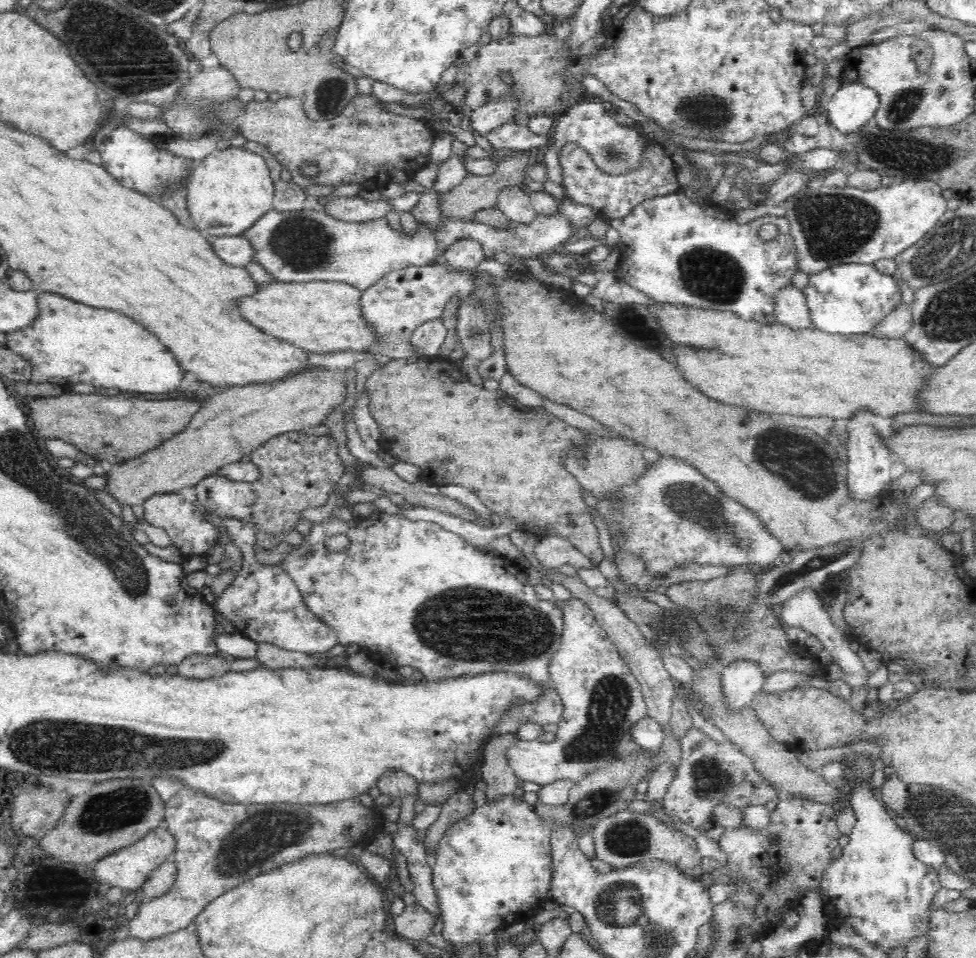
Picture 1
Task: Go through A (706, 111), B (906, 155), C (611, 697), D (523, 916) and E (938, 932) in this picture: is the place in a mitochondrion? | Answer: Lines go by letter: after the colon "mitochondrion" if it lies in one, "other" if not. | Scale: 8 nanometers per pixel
A: mitochondrion
B: mitochondrion
C: mitochondrion
D: other
E: other

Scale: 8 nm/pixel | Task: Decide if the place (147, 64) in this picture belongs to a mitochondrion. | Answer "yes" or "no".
yes

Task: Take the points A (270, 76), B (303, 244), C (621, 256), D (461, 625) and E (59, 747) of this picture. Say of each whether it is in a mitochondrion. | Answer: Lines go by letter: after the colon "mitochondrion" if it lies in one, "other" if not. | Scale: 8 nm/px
A: other
B: mitochondrion
C: other
D: mitochondrion
E: mitochondrion

